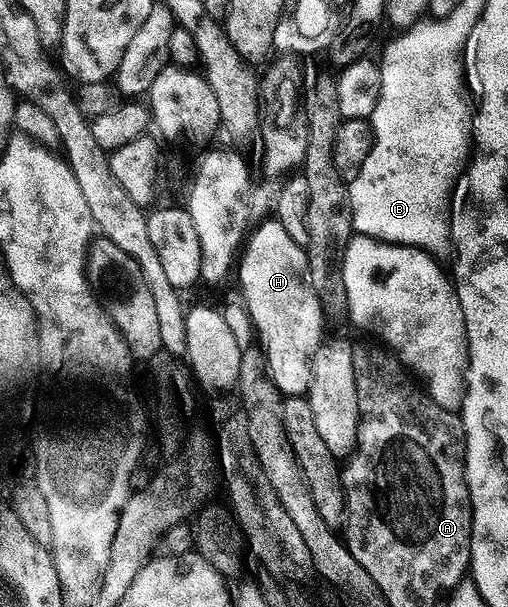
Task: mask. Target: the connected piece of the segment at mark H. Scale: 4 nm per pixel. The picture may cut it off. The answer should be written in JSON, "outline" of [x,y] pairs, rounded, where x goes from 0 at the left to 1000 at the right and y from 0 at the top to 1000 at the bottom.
{"outline":[[[520,362],[512,374],[486,387],[469,425],[469,451],[472,445],[472,478],[480,483],[476,502],[488,512],[510,575],[520,586],[520,600],[528,619],[545,643],[559,652],[604,651],[614,624],[614,595],[626,580],[630,565],[640,562],[638,516],[630,483],[612,466],[606,440],[606,414],[591,405],[563,376],[547,362]]]}

